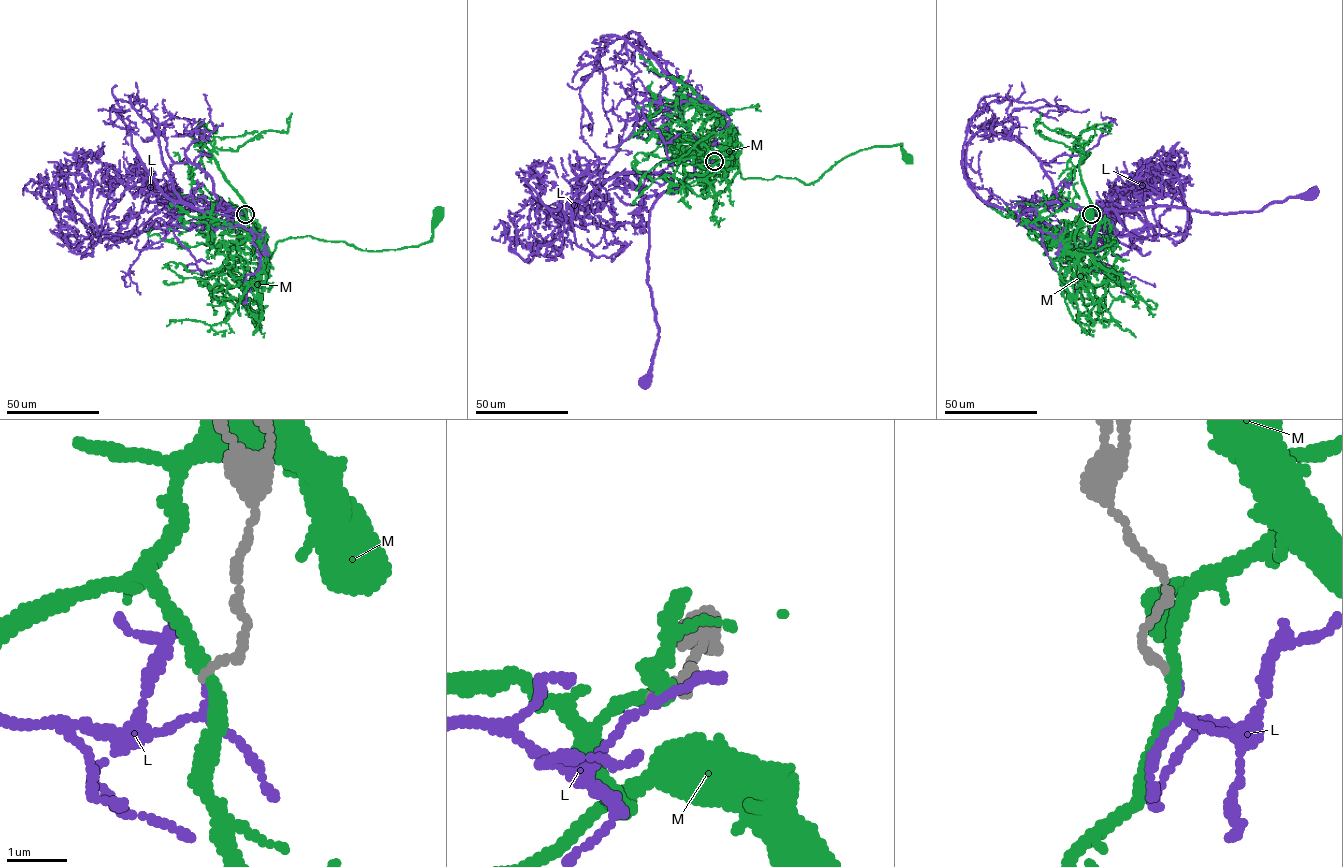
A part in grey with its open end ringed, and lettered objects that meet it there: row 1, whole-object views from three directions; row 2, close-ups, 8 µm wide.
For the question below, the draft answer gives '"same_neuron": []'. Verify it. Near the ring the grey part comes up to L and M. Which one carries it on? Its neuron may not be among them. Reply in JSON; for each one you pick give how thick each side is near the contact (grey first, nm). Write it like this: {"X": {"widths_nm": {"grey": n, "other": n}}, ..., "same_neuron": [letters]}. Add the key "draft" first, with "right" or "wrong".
{"draft": "wrong", "L": {"widths_nm": {"grey": 130, "other": 90}}, "same_neuron": ["L"]}

